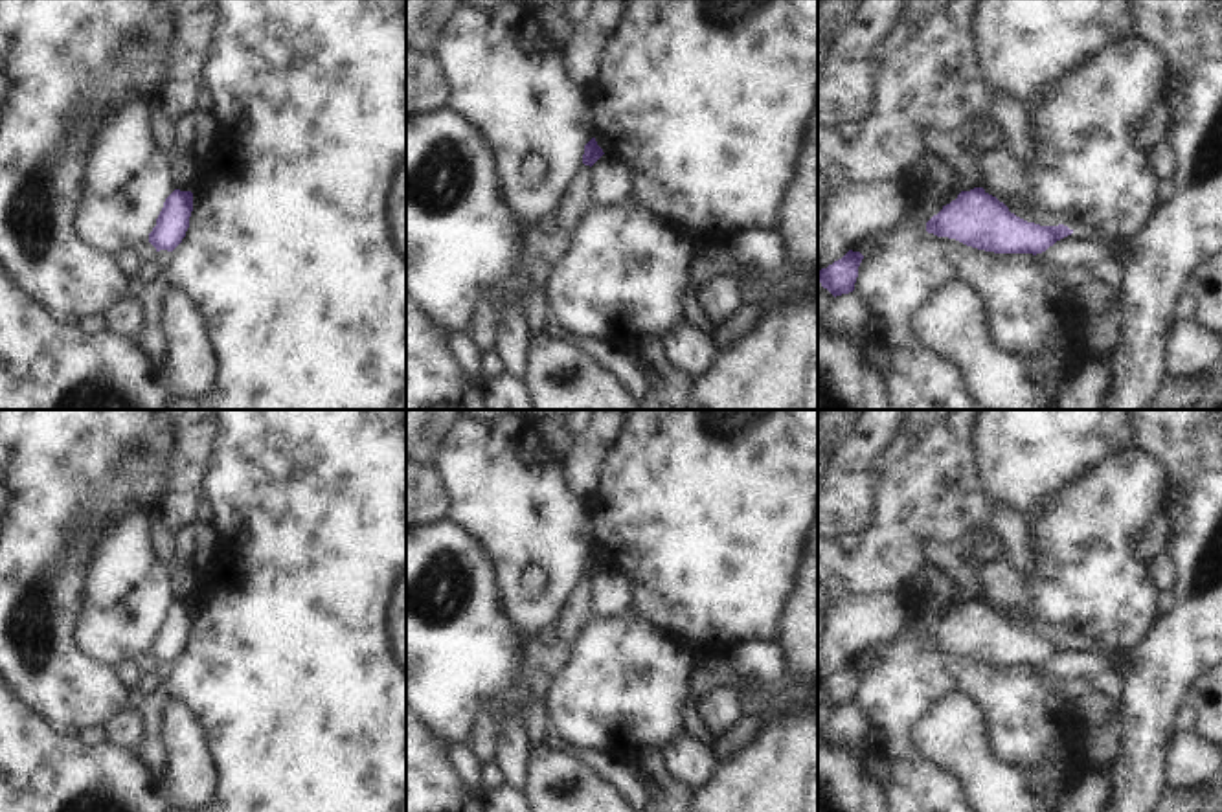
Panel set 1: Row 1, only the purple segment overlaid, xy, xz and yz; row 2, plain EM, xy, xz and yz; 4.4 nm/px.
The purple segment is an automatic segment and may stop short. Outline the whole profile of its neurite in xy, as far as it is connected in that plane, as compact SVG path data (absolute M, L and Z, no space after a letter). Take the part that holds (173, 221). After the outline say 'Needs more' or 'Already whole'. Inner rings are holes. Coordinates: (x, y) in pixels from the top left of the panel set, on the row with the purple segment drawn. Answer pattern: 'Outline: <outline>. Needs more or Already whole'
Outline: M175 189L164 202L164 208L156 219L156 226L149 233L149 242L160 250L173 252L189 228L189 217L193 211L193 193Z. Already whole

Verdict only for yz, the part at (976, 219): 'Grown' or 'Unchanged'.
Unchanged

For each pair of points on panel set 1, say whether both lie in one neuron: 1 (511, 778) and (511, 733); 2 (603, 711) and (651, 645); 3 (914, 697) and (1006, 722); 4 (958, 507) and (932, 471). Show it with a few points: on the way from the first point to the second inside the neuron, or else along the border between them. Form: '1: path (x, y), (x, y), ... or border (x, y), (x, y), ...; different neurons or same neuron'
1: path (511, 766), (511, 744); same neuron
2: path (616, 695), (623, 686), (623, 673), (634, 662); same neuron
3: path (938, 684), (971, 684), (985, 699); same neuron
4: path (949, 498), (943, 493), (941, 480); same neuron

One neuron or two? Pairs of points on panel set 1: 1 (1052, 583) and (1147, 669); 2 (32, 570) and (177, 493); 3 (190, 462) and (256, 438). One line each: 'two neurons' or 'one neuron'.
1: two neurons
2: two neurons
3: two neurons

